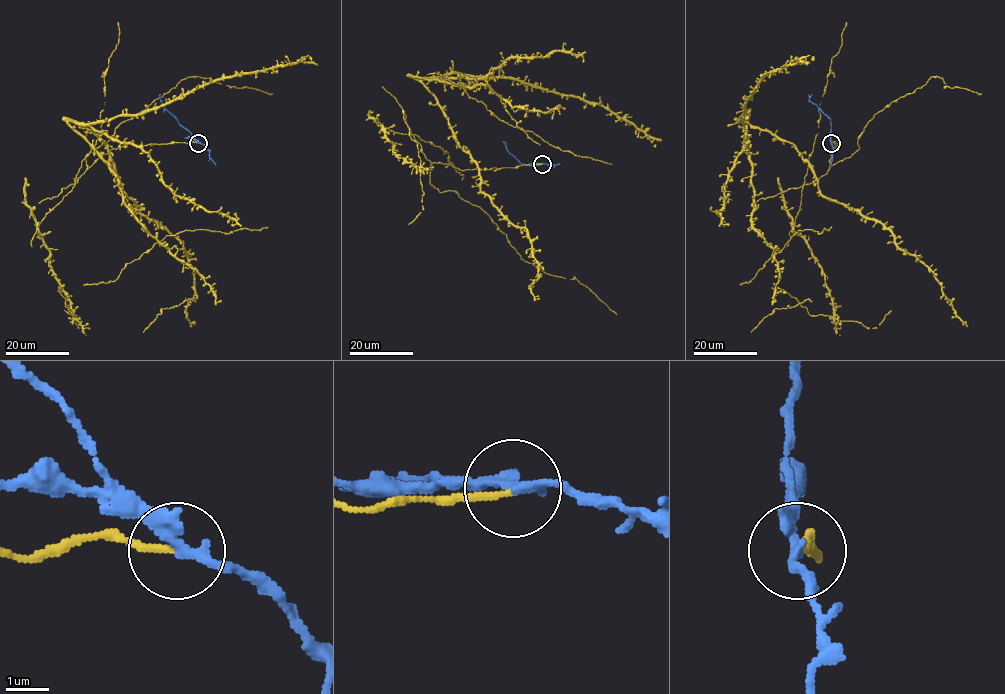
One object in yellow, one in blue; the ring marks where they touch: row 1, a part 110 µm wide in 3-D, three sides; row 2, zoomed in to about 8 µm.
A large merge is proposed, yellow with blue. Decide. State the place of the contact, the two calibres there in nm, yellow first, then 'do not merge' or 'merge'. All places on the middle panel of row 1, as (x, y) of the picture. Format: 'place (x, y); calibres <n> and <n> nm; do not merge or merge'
place (542, 164); calibres 130 and 240 nm; do not merge

